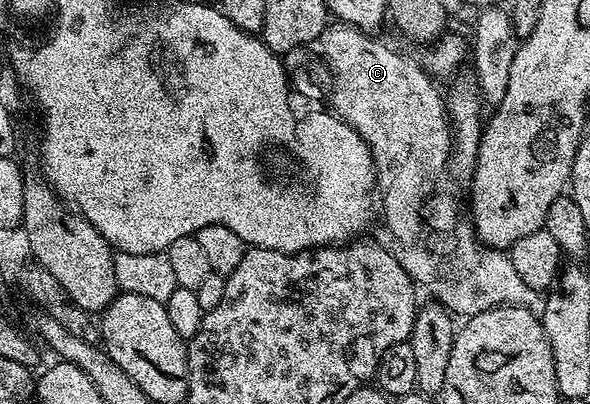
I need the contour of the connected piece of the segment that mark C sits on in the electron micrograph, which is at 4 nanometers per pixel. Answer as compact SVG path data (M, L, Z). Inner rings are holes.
M330 21L322 30L320 54L330 68L332 90L328 100L333 114L360 133L374 158L376 199L382 202L382 223L394 238L398 264L419 288L426 287L431 300L441 303L455 316L469 317L493 307L527 307L530 311L541 313L546 304L543 292L520 281L520 273L516 273L509 254L502 249L481 246L474 234L473 222L458 216L458 207L448 196L434 195L438 178L442 171L444 175L447 170L452 150L450 118L446 116L443 92L434 88L435 80L415 60L414 64L374 38L378 37L359 27Z

